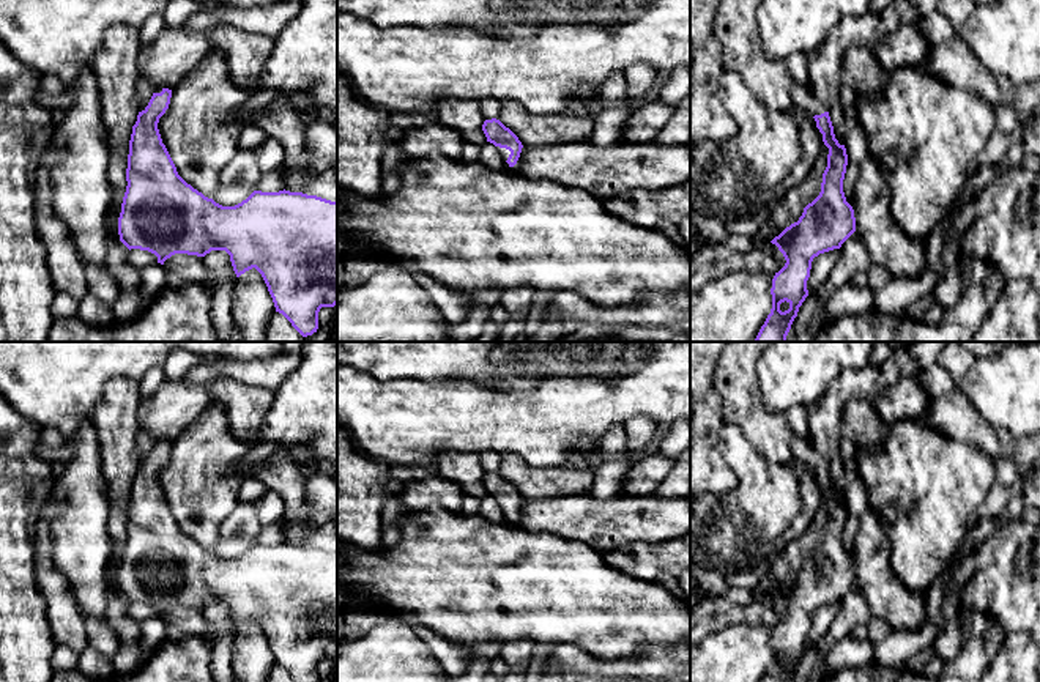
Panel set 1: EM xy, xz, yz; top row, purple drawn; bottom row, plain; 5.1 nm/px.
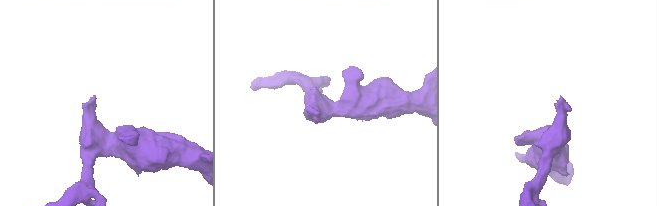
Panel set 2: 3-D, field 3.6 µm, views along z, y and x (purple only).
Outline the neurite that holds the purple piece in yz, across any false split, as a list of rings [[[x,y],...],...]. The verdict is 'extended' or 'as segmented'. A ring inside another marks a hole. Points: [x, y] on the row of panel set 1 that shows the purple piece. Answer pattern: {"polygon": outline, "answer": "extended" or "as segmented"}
{"polygon": [[[794,83],[793,106],[807,110],[829,148],[819,195],[804,208],[797,222],[786,227],[771,243],[786,263],[772,279],[772,309],[753,342],[786,342],[799,307],[808,296],[807,280],[812,261],[819,254],[840,249],[856,232],[852,206],[846,202],[843,180],[848,165],[845,145],[834,134],[829,109],[815,96],[810,83]]], "answer": "extended"}

